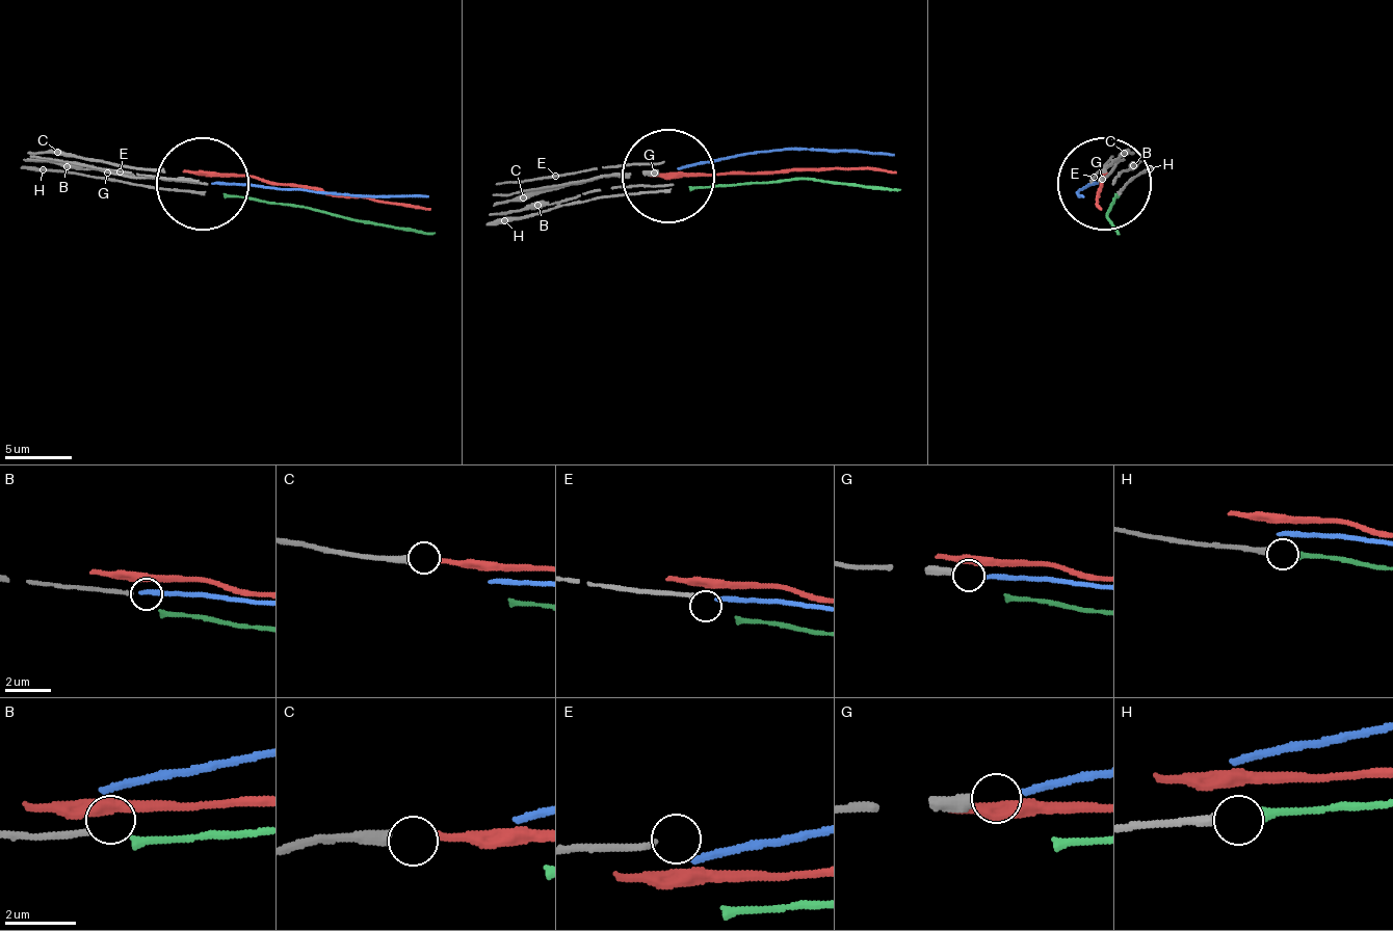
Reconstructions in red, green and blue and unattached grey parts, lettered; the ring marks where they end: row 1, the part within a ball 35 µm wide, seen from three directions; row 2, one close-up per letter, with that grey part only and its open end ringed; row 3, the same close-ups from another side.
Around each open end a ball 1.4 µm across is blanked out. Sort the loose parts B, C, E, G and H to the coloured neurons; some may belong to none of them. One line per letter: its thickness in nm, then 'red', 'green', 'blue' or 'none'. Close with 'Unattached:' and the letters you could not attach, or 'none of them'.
B: calibre 180 nm; none
C: calibre 320 nm; red
E: calibre 170 nm; none
G: calibre 360 nm; blue
H: calibre 220 nm; green
Unattached: B, E

